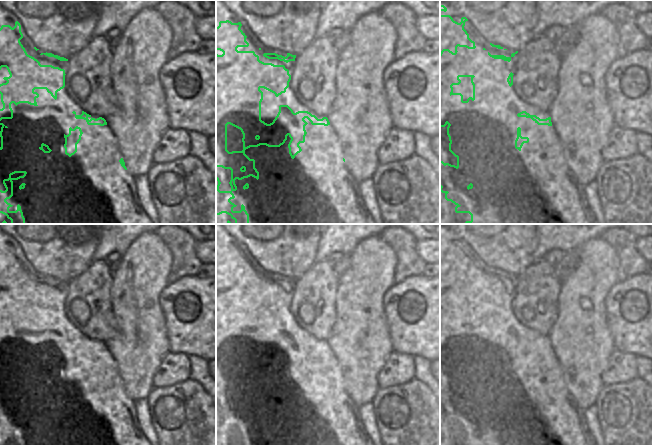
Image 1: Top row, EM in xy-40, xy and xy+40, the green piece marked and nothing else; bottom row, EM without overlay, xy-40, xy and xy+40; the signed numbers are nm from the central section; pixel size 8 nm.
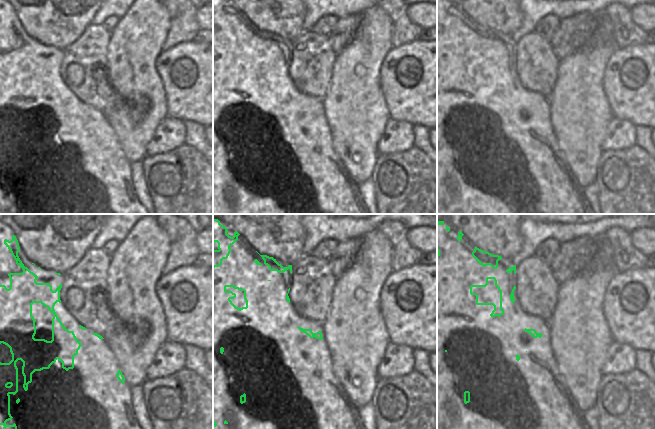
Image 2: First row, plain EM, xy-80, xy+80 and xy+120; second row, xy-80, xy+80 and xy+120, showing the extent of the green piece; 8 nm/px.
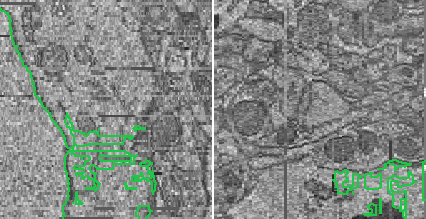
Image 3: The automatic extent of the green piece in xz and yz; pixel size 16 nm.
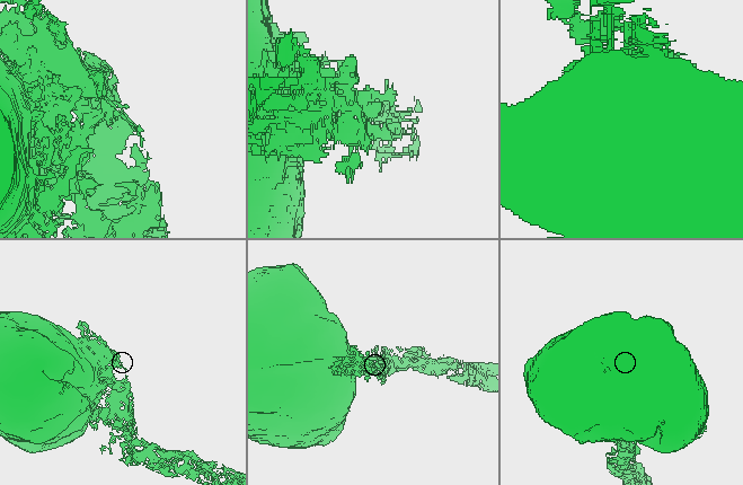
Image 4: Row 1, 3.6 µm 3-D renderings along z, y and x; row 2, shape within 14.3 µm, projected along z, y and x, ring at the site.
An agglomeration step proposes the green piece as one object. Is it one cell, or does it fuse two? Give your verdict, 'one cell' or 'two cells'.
one cell

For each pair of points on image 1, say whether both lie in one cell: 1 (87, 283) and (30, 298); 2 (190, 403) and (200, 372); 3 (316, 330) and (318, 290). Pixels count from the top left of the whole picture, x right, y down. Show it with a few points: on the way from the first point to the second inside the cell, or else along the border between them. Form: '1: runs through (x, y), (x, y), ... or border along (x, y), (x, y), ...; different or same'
1: border along (68, 283), (68, 293), (63, 311); different
2: border along (189, 378), (197, 381), (205, 391); different
3: runs through (319, 320), (319, 300); same

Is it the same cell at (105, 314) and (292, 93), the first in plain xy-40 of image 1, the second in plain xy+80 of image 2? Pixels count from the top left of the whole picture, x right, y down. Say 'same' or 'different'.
different

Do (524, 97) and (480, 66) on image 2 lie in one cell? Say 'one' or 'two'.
one

